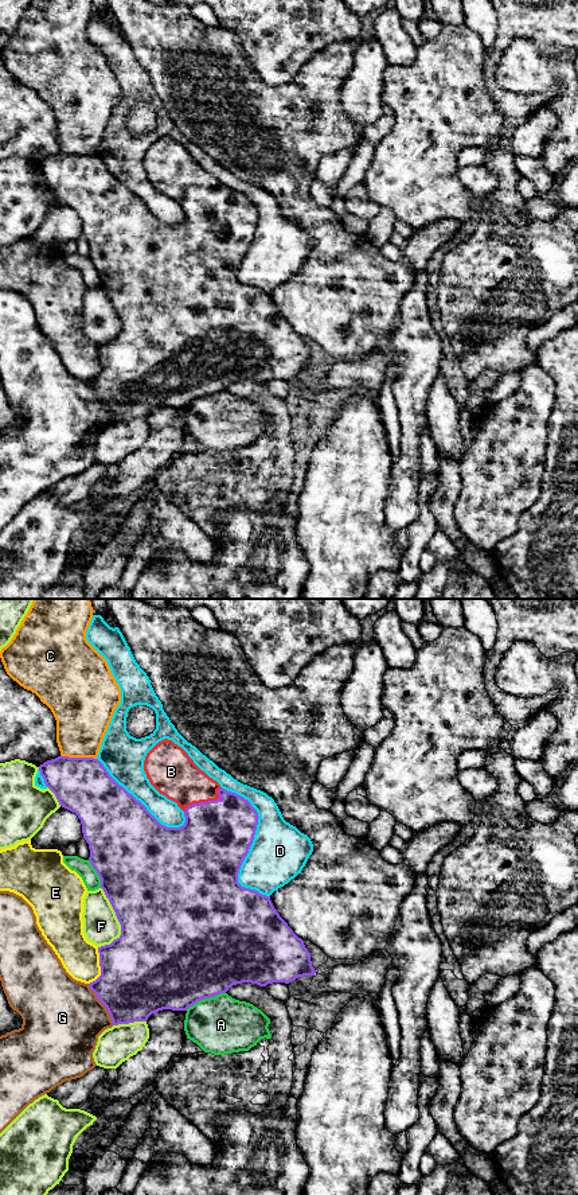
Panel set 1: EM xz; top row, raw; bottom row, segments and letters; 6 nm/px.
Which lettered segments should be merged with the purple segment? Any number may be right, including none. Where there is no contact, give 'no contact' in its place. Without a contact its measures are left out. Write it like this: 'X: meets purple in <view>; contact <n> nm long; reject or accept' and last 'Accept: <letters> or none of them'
A: meets purple in xz; contact 260 nm long; reject
B: meets purple in xz; contact 260 nm long; accept
C: meets purple in xz; contact 220 nm long; reject
D: meets purple in xz; contact 700 nm long; reject
E: meets purple in xz; contact 240 nm long; reject
F: meets purple in xz; contact 360 nm long; reject
G: meets purple in xz; contact 300 nm long; reject
Accept: B

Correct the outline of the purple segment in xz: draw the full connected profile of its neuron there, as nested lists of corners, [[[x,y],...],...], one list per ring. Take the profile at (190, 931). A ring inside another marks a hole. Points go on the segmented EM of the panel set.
[[[164,739],[147,754],[144,760],[144,771],[151,785],[160,794],[176,802],[184,811],[185,822],[180,828],[167,828],[161,825],[140,801],[137,801],[109,775],[98,759],[69,758],[60,755],[40,764],[39,771],[46,786],[55,794],[59,805],[75,813],[81,820],[83,838],[89,844],[90,849],[89,861],[97,871],[101,879],[101,888],[109,899],[121,925],[121,935],[110,945],[98,947],[101,976],[89,984],[90,989],[97,994],[97,999],[106,1007],[114,1025],[147,1021],[152,1013],[163,1009],[187,1011],[198,1001],[226,993],[233,985],[242,982],[266,986],[273,982],[289,984],[298,977],[315,976],[316,970],[312,966],[311,953],[305,947],[304,941],[298,938],[280,916],[270,900],[270,896],[262,895],[255,890],[245,888],[238,883],[241,865],[249,853],[257,830],[259,818],[257,810],[243,797],[222,789],[216,781],[210,778],[194,763],[181,747],[175,744],[172,740]]]

